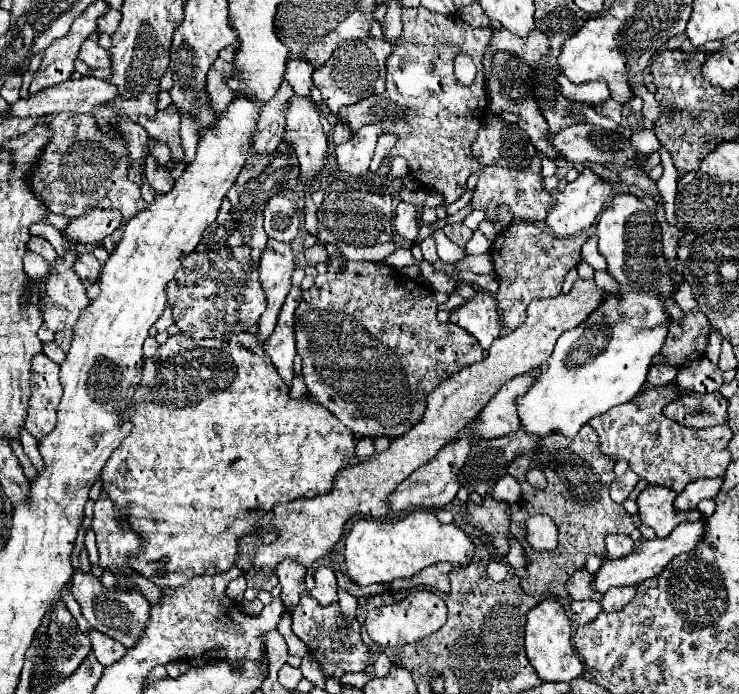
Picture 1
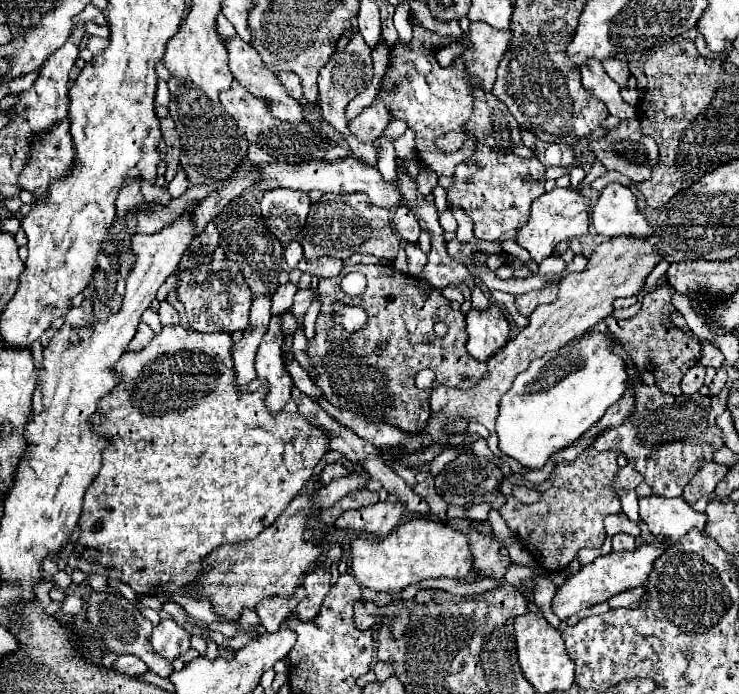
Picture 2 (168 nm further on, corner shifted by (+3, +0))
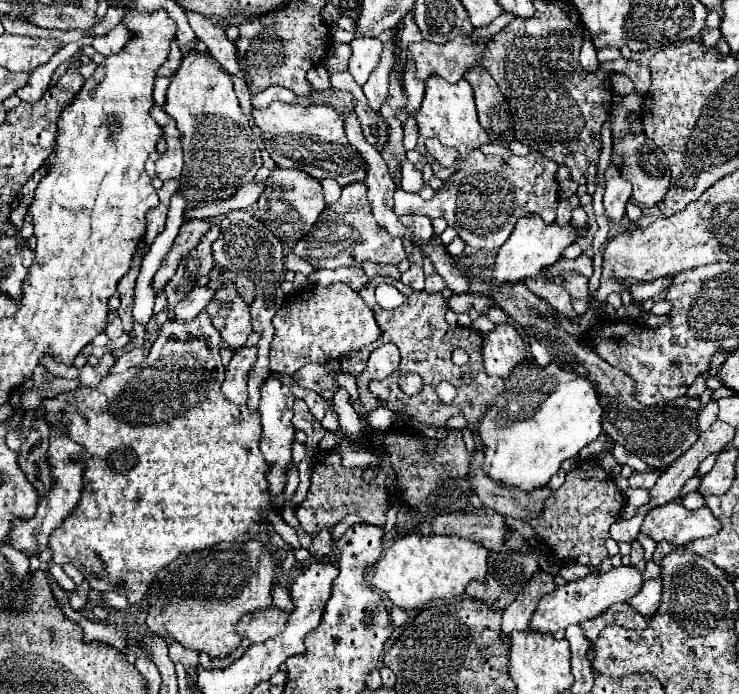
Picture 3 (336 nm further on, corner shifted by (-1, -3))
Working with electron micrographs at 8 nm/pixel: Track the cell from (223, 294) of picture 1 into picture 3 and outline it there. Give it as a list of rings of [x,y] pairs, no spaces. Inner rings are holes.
[[[229,280],[213,294],[205,310],[213,326],[221,332],[223,340],[231,348],[239,348],[247,342],[249,334],[253,332],[249,304],[241,298],[241,294],[237,294],[235,286]]]

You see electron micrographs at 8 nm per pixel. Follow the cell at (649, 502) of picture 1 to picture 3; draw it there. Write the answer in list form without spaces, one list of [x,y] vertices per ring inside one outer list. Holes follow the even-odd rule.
[[[669,502],[653,508],[641,526],[641,532],[655,542],[667,540],[675,546],[685,546],[695,538],[713,536],[719,532],[719,522],[707,506],[699,510],[687,510],[681,502]]]

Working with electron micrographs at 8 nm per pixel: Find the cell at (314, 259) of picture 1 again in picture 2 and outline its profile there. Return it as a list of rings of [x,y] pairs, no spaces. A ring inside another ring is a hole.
[[[319,257],[319,259],[303,259],[297,269],[301,269],[303,273],[315,275],[319,279],[331,279],[337,277],[343,271],[343,261],[341,259],[331,259],[331,257]]]

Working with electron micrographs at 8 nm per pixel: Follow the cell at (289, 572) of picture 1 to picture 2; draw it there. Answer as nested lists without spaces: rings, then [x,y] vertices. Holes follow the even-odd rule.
[[[289,597],[289,599],[265,599],[263,603],[259,603],[257,607],[257,615],[259,615],[259,623],[267,629],[267,633],[275,633],[279,631],[281,623],[285,621],[285,617],[297,607],[297,599]]]

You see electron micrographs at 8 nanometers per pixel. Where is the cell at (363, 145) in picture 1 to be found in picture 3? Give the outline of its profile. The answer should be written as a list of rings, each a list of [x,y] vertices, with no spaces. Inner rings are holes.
[[[383,36],[383,54],[381,54],[381,62],[377,64],[377,68],[371,72],[367,84],[363,86],[363,92],[367,96],[367,106],[373,112],[379,112],[381,104],[387,100],[387,92],[389,92],[389,70],[395,64],[395,46],[393,46],[393,38],[391,36]]]

